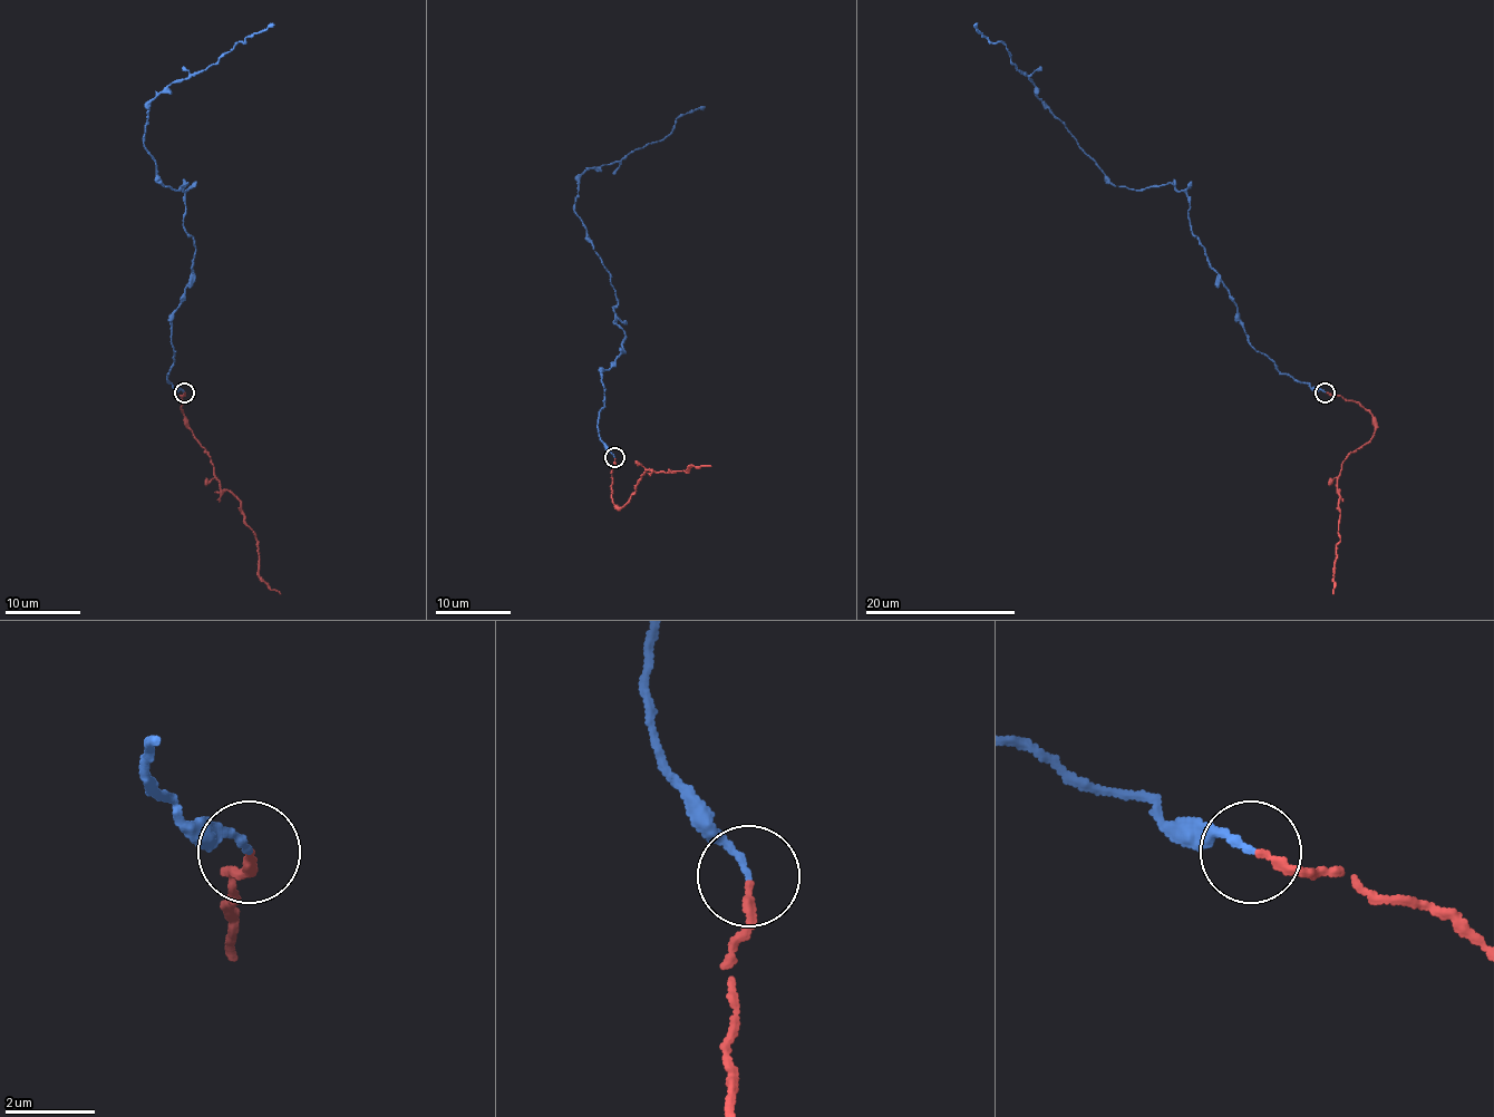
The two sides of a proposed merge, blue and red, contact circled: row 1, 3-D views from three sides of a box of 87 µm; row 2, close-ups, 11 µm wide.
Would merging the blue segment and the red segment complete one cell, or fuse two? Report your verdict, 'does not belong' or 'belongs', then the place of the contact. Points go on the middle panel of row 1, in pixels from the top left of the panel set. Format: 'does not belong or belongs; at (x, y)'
belongs; at (614, 457)

